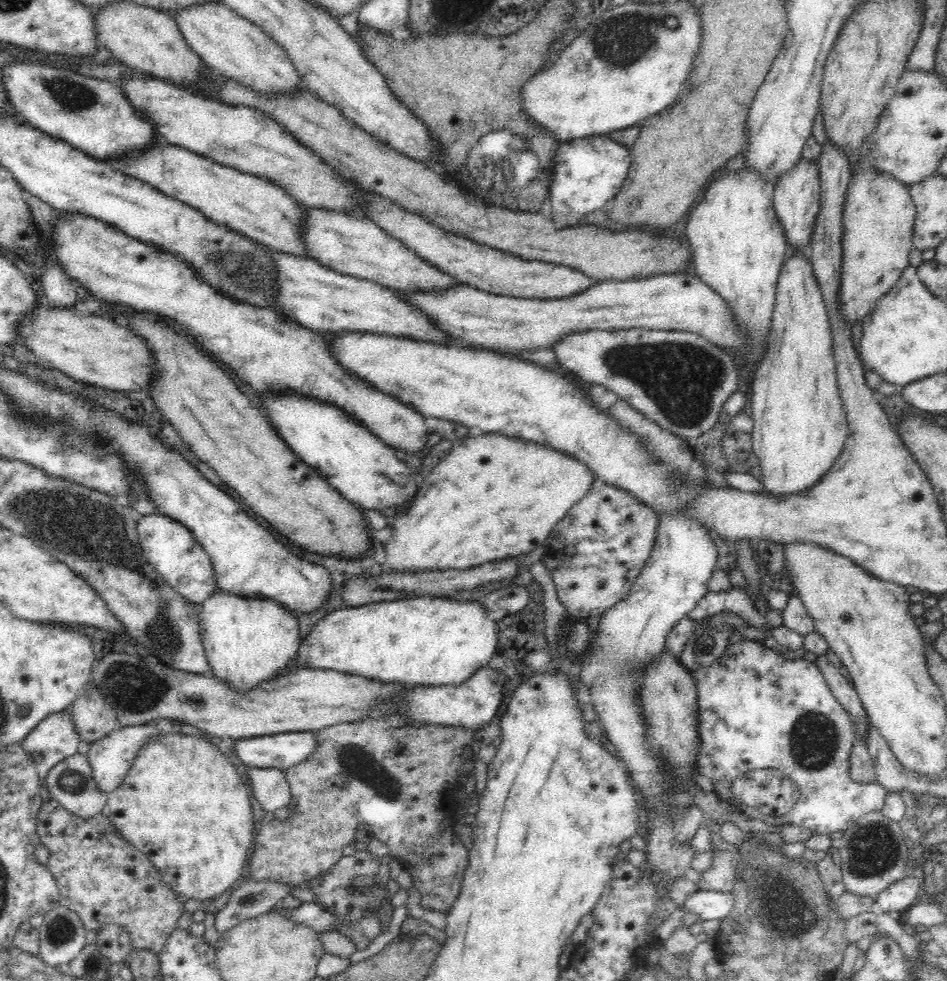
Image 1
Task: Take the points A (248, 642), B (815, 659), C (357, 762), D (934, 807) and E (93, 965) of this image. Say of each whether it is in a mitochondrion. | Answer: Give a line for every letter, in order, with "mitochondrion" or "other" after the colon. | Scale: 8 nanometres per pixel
A: other
B: other
C: mitochondrion
D: other
E: mitochondrion

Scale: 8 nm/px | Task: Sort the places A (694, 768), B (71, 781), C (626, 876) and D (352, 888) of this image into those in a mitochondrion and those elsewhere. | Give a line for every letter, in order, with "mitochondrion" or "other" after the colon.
A: other
B: mitochondrion
C: other
D: mitochondrion

